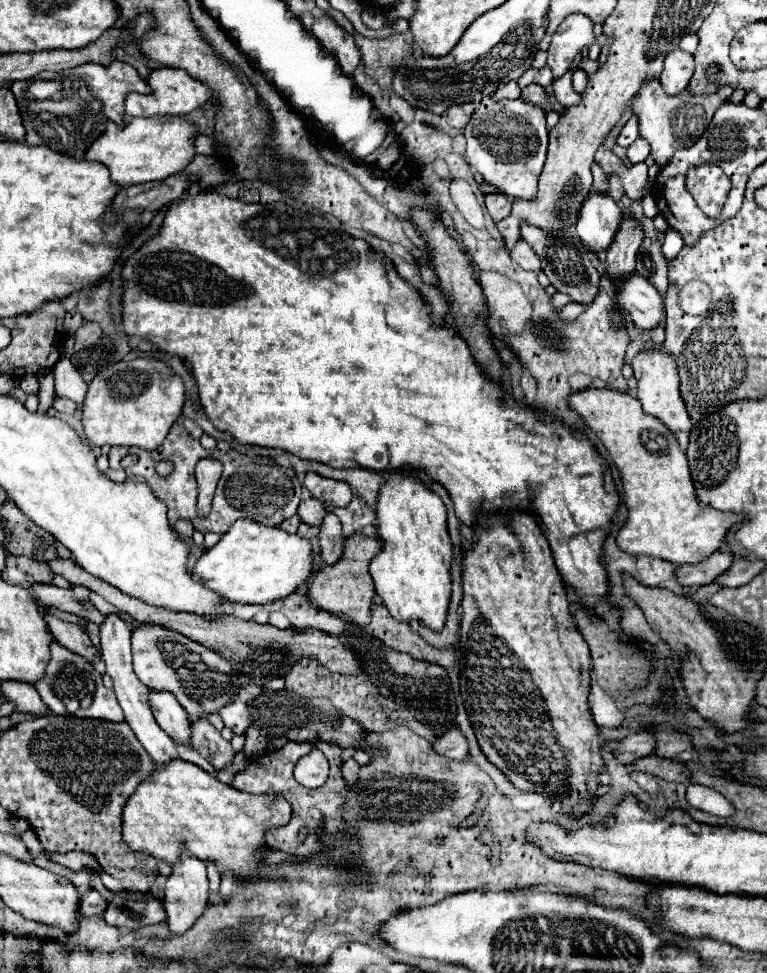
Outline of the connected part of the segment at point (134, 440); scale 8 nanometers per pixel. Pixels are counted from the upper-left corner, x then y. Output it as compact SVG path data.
M149 358L117 362L99 372L89 384L83 402L83 432L91 446L111 444L157 450L181 414L183 402L183 382L165 364Z

